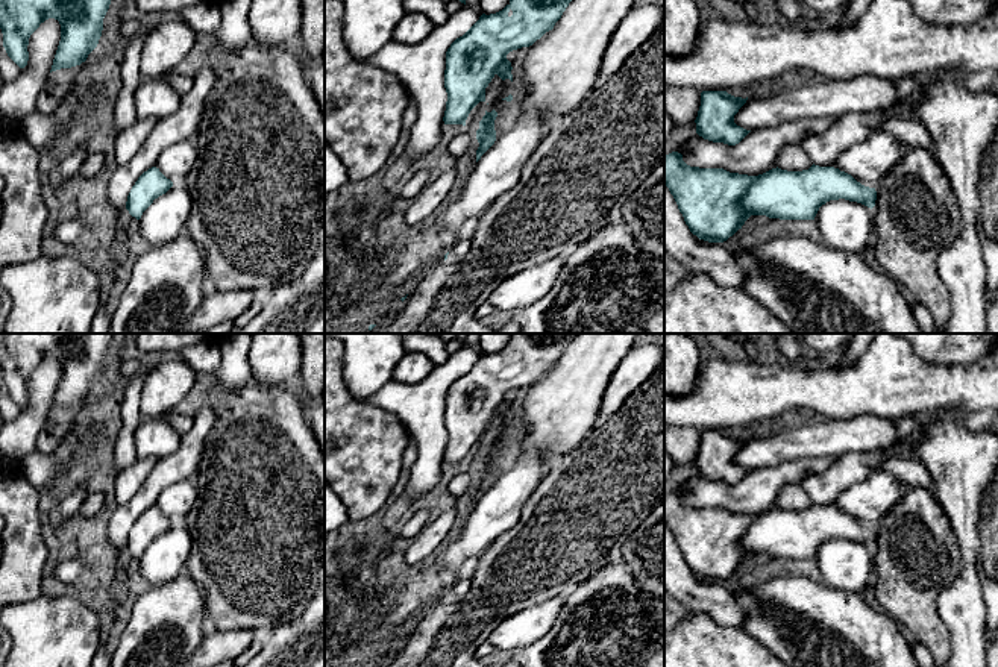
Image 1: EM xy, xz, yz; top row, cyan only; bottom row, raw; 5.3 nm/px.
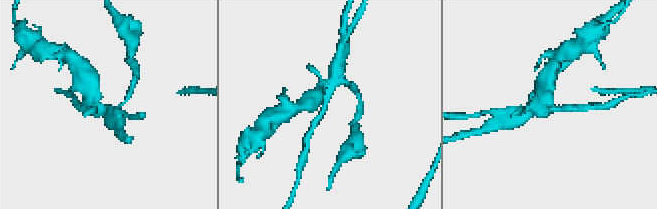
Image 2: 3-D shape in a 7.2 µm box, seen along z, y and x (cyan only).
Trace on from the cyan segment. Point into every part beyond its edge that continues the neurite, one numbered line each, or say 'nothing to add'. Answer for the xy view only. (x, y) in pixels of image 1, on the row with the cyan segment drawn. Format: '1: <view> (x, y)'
nothing to add

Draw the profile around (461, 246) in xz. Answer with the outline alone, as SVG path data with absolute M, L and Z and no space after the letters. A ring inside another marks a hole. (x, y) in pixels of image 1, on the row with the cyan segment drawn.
M475 221L466 223L461 227L455 244L449 250L447 261L460 262L464 259L464 256L467 255L470 249L472 236L475 235L475 232L476 232Z

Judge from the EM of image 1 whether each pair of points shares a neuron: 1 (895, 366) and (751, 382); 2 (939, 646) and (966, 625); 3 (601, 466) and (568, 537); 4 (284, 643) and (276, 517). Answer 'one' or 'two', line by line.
1: one
2: two
3: one
4: two

